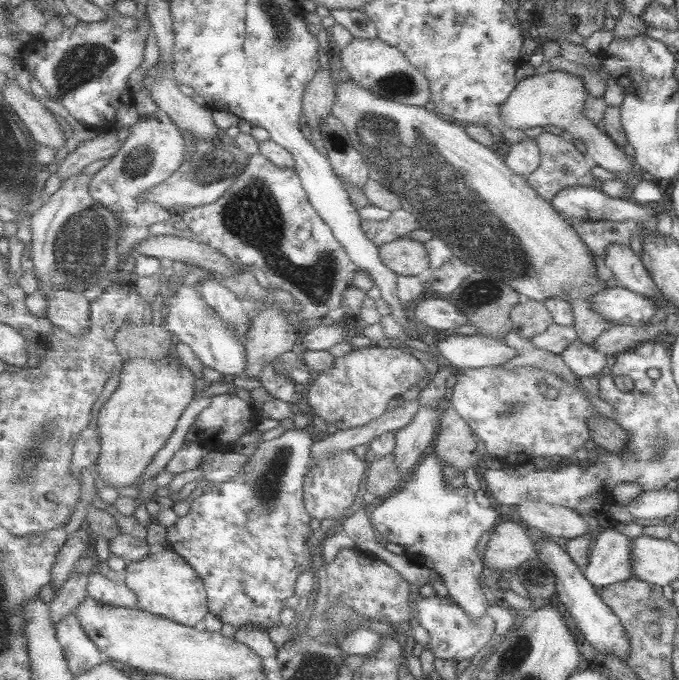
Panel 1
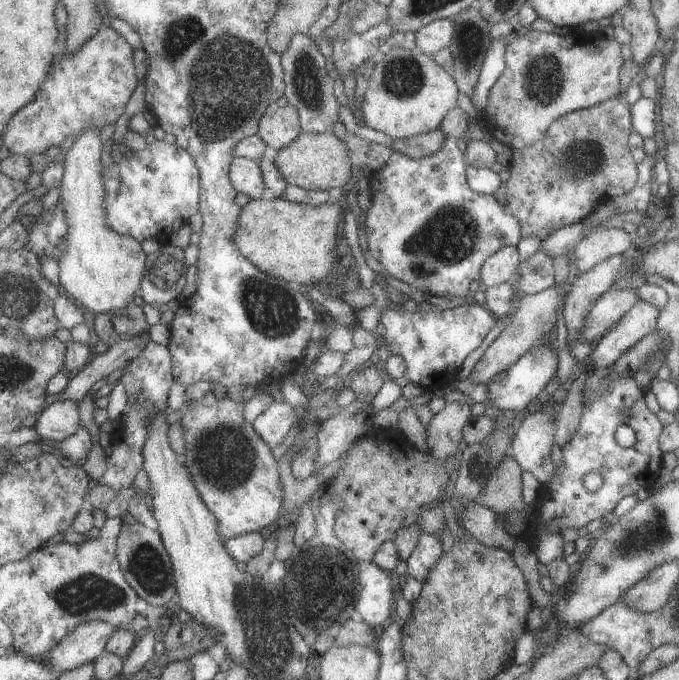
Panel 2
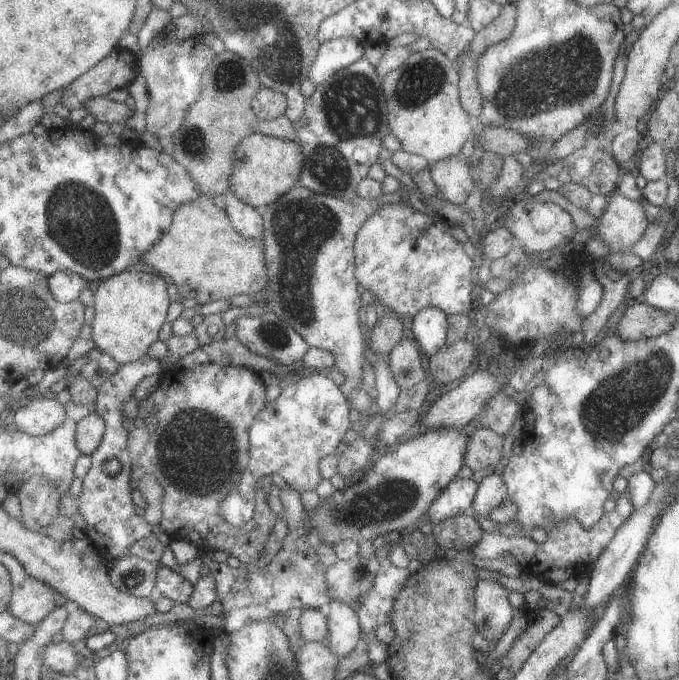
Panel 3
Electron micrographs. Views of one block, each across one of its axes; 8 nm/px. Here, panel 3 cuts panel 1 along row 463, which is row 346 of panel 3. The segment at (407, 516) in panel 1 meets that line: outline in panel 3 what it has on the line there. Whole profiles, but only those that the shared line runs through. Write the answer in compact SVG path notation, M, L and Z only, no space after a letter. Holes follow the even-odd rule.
M425 308L413 320L413 334L419 340L423 352L431 358L447 346L449 338L449 314L441 308Z

